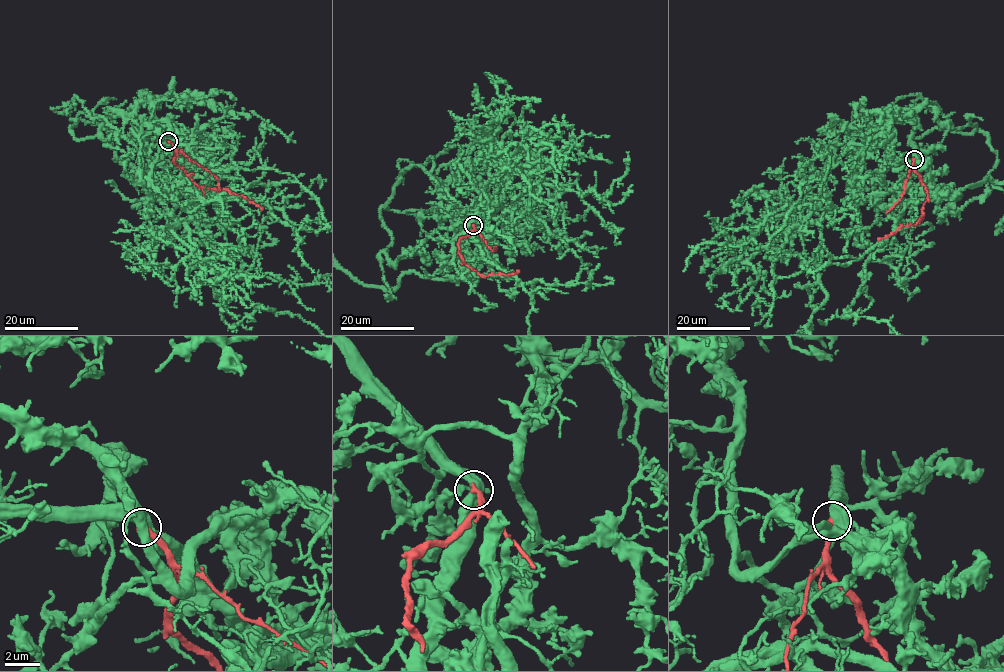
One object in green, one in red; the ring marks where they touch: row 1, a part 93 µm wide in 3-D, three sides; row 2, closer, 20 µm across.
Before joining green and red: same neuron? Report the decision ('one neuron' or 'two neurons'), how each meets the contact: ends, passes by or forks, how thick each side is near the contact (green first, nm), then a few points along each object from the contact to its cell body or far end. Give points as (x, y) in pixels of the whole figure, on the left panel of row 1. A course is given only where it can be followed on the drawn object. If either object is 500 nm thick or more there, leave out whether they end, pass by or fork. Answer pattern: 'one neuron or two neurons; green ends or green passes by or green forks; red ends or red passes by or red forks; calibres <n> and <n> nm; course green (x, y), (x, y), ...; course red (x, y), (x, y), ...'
two neurons; calibres 550 and 340 nm; course red (169, 141), (174, 147), (178, 166), (194, 183), (245, 196), (262, 209)

